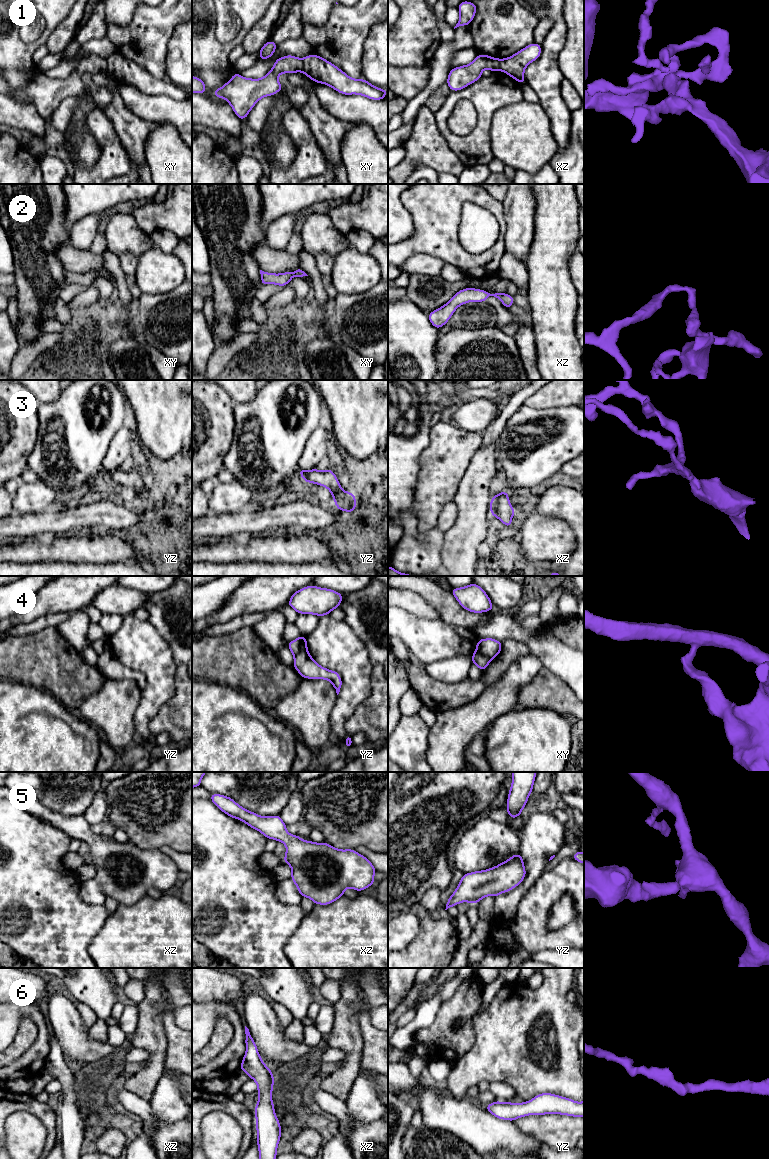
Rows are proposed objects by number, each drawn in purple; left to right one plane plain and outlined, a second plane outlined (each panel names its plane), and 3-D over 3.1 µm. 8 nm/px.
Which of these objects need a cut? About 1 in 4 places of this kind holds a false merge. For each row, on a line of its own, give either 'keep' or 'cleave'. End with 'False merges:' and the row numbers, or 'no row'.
1: cleave
2: keep
3: keep
4: cleave
5: keep
6: keep
False merges: 1, 4

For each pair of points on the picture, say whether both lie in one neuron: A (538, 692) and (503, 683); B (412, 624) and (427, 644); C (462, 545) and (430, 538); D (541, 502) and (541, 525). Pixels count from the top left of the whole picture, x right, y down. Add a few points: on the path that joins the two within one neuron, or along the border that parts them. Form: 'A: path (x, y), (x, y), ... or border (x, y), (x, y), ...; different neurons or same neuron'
A: border (538, 671), (519, 690), (516, 706); different neurons
B: path (414, 629), (424, 639); same neuron
C: border (444, 533), (440, 552), (442, 565); different neurons
D: border (531, 508), (552, 514), (563, 520); different neurons

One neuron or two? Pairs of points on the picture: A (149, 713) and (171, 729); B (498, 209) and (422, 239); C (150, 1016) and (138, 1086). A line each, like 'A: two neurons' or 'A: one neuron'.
A: two neurons
B: one neuron
C: one neuron

